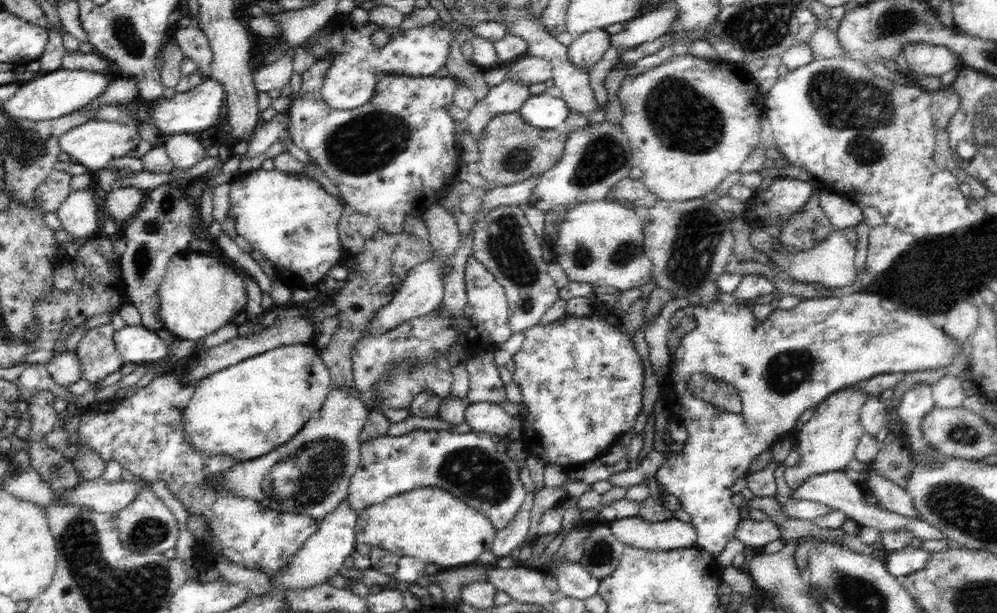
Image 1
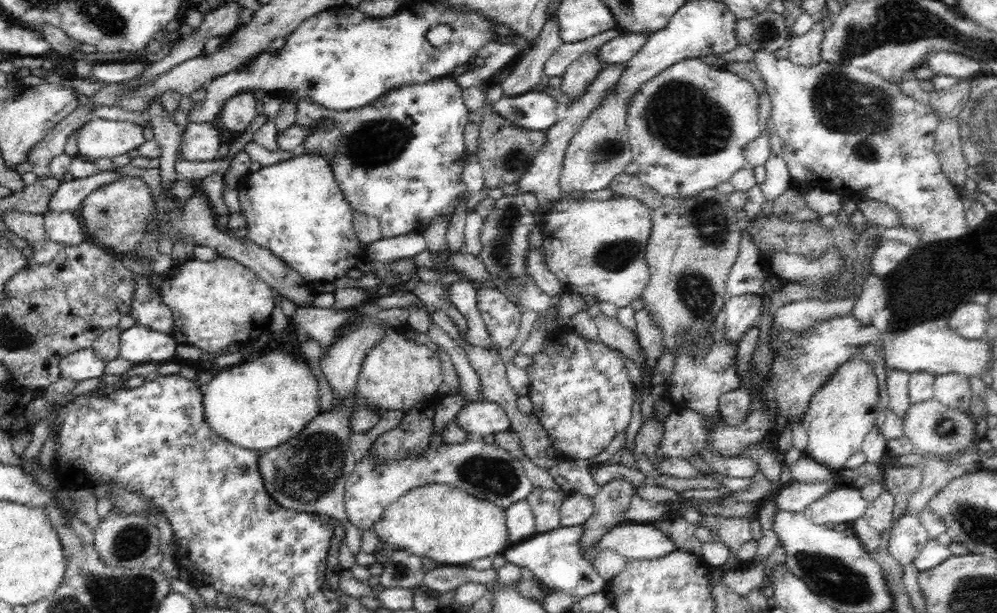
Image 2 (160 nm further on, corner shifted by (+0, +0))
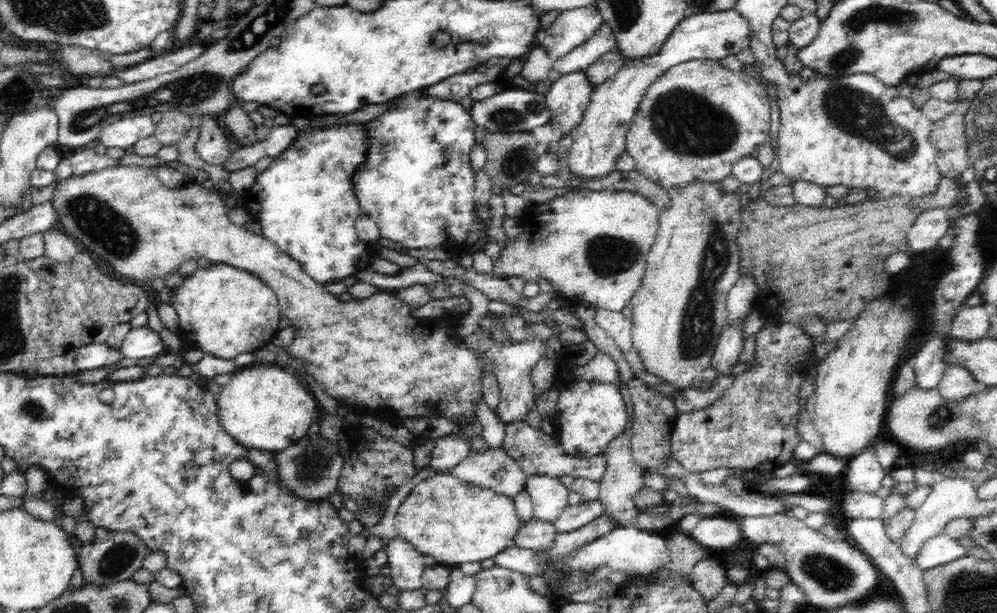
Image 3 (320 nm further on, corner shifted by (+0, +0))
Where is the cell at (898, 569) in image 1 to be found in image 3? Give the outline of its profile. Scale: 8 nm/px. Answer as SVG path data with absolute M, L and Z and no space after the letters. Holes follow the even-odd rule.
M941 533L922 544L915 561L920 565L920 569L928 571L958 560L966 554L968 554L968 549L960 544L959 539Z

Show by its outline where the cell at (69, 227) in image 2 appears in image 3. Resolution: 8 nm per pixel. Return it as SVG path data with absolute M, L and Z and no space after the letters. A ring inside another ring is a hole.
M55 226L49 228L43 234L44 257L52 259L54 263L70 263L84 248L77 240L58 230Z

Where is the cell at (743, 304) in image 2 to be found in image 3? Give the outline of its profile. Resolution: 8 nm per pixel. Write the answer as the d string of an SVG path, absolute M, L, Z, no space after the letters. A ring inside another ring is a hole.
M744 322L728 323L723 327L718 345L716 345L709 362L710 368L718 370L718 376L729 375L730 369L737 364L738 356L740 356L745 343Z

